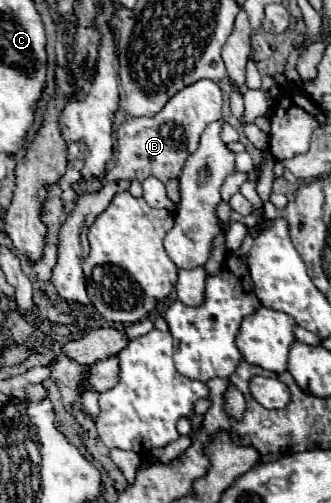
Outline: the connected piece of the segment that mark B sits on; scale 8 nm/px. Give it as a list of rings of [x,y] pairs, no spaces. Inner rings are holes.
[[[196,82],[186,90],[180,90],[170,102],[154,116],[154,118],[128,118],[116,130],[116,160],[110,170],[104,172],[102,180],[140,180],[144,182],[148,176],[156,176],[162,182],[176,178],[186,158],[198,148],[200,136],[208,124],[222,118],[222,92],[216,82]]]

